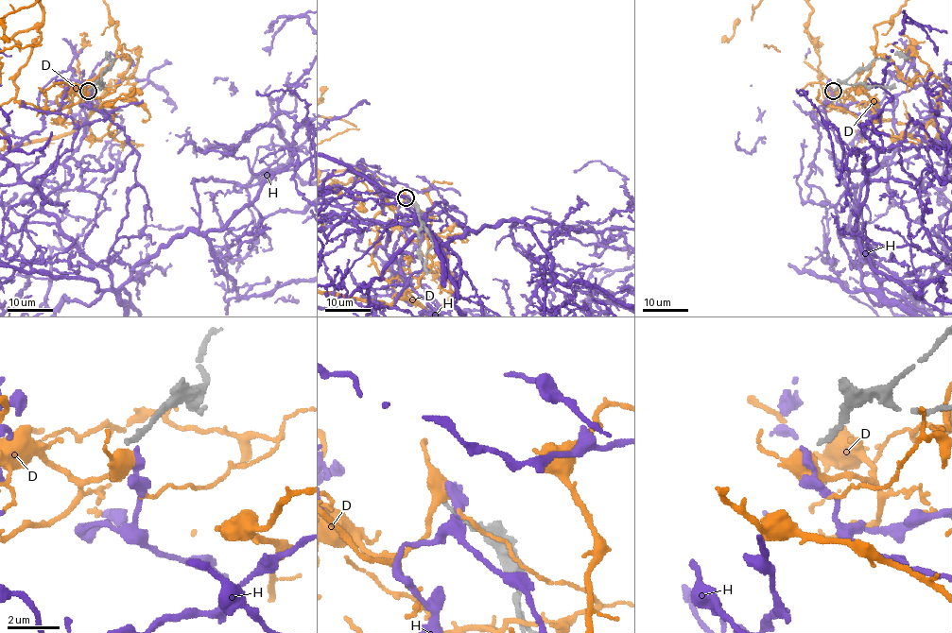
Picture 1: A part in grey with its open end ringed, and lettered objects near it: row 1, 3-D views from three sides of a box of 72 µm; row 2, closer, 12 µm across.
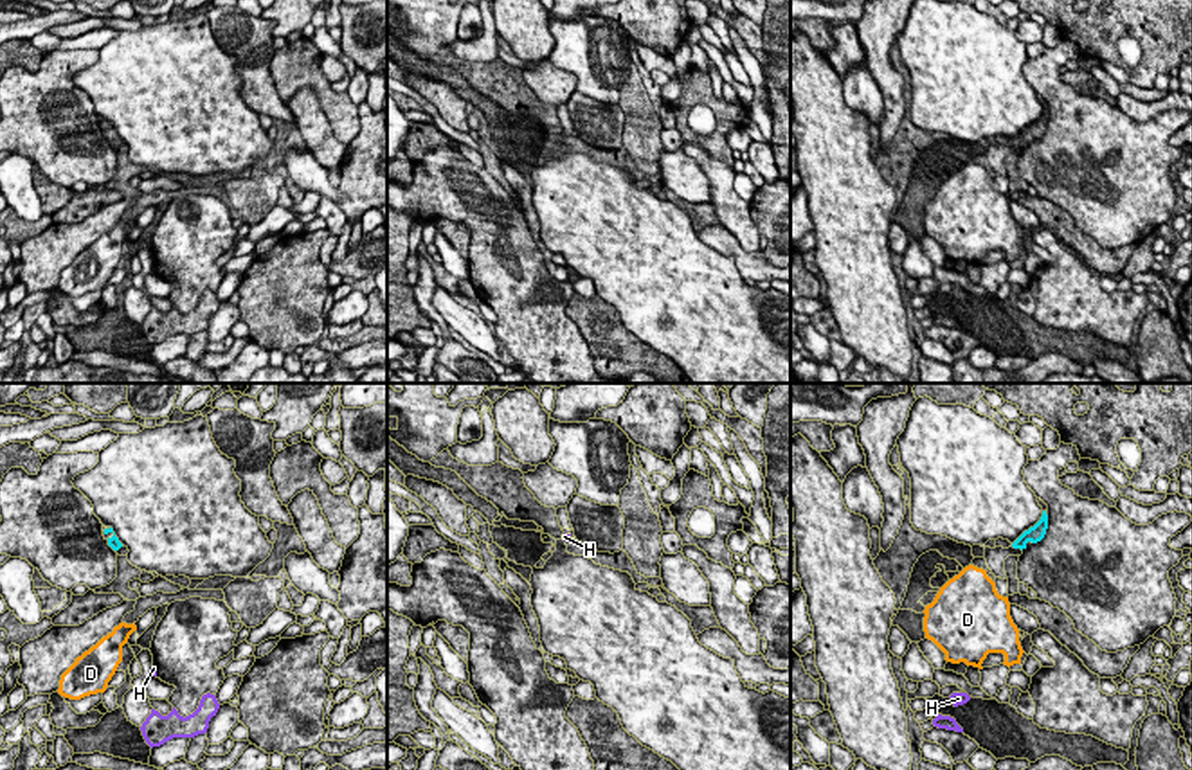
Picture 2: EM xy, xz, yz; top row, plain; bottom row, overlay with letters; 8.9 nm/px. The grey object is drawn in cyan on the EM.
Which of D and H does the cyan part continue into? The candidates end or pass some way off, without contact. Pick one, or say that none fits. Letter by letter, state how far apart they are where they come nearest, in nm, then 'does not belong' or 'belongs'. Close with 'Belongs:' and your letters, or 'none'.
D: 320 nm | does not belong
H: 1100 nm | does not belong
Belongs: none

